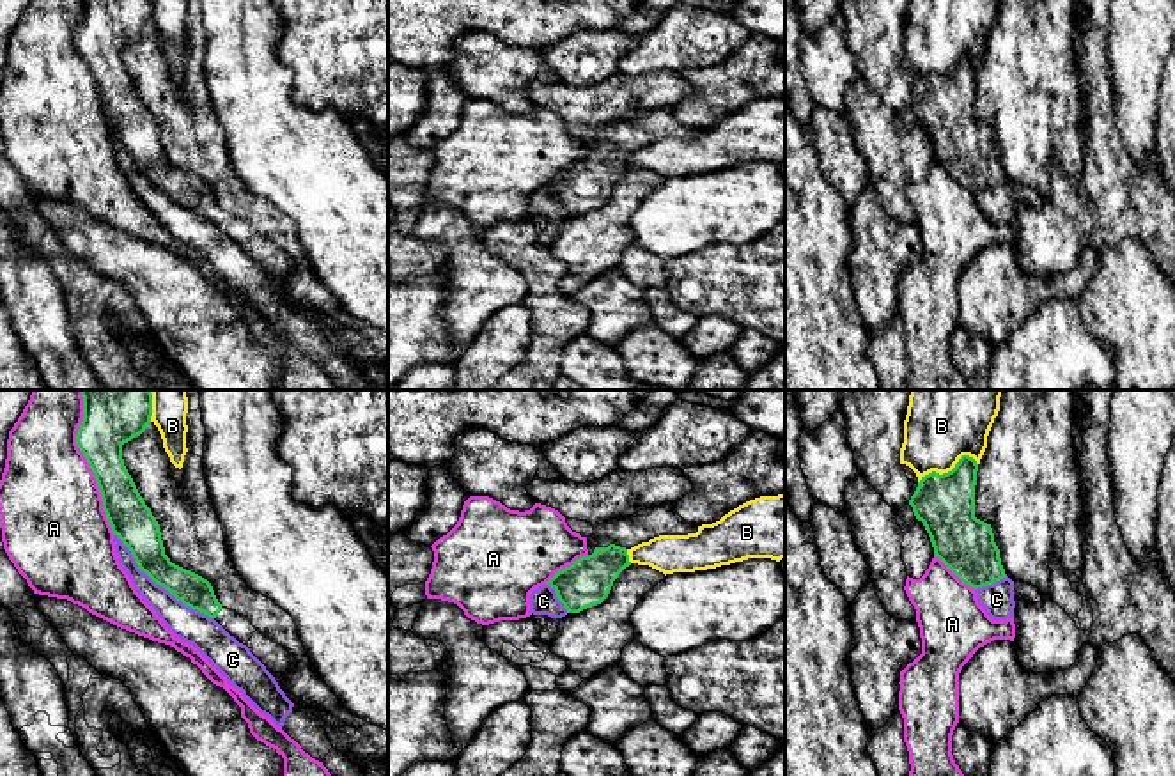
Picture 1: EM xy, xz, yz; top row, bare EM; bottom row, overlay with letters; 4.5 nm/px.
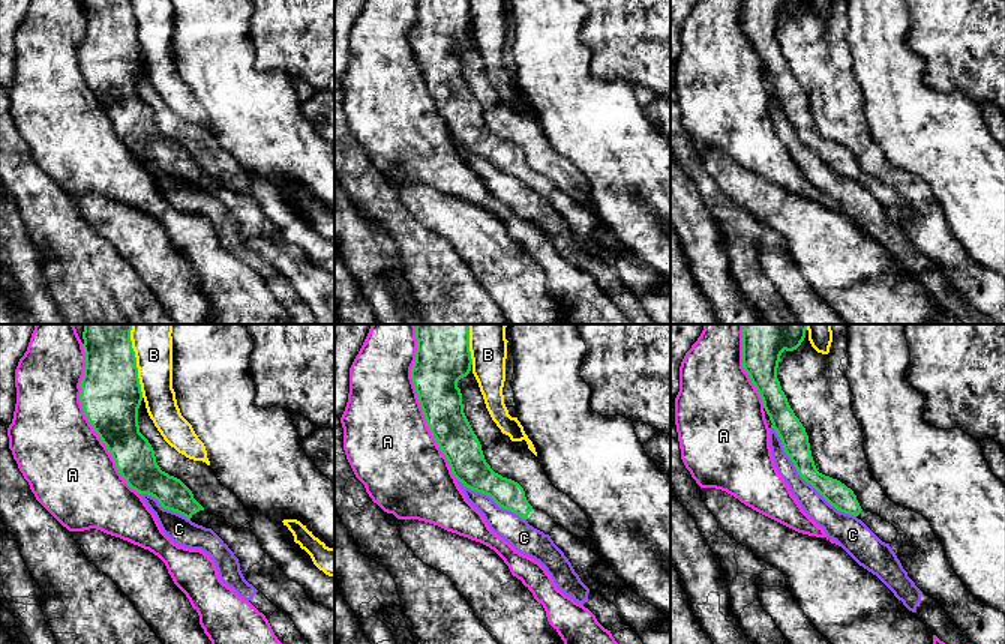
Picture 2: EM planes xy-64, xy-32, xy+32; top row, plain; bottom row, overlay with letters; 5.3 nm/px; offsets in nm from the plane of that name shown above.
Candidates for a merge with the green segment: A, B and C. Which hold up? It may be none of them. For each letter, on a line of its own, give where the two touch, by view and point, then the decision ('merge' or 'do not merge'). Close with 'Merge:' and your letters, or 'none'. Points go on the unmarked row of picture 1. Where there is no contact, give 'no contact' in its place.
A: xy (89, 68) | do not merge
B: yz (949, 75) | do not merge
C: xy (160, 188) | do not merge
Merge: none

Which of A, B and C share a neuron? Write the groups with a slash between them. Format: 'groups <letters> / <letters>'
groups A / B / C

